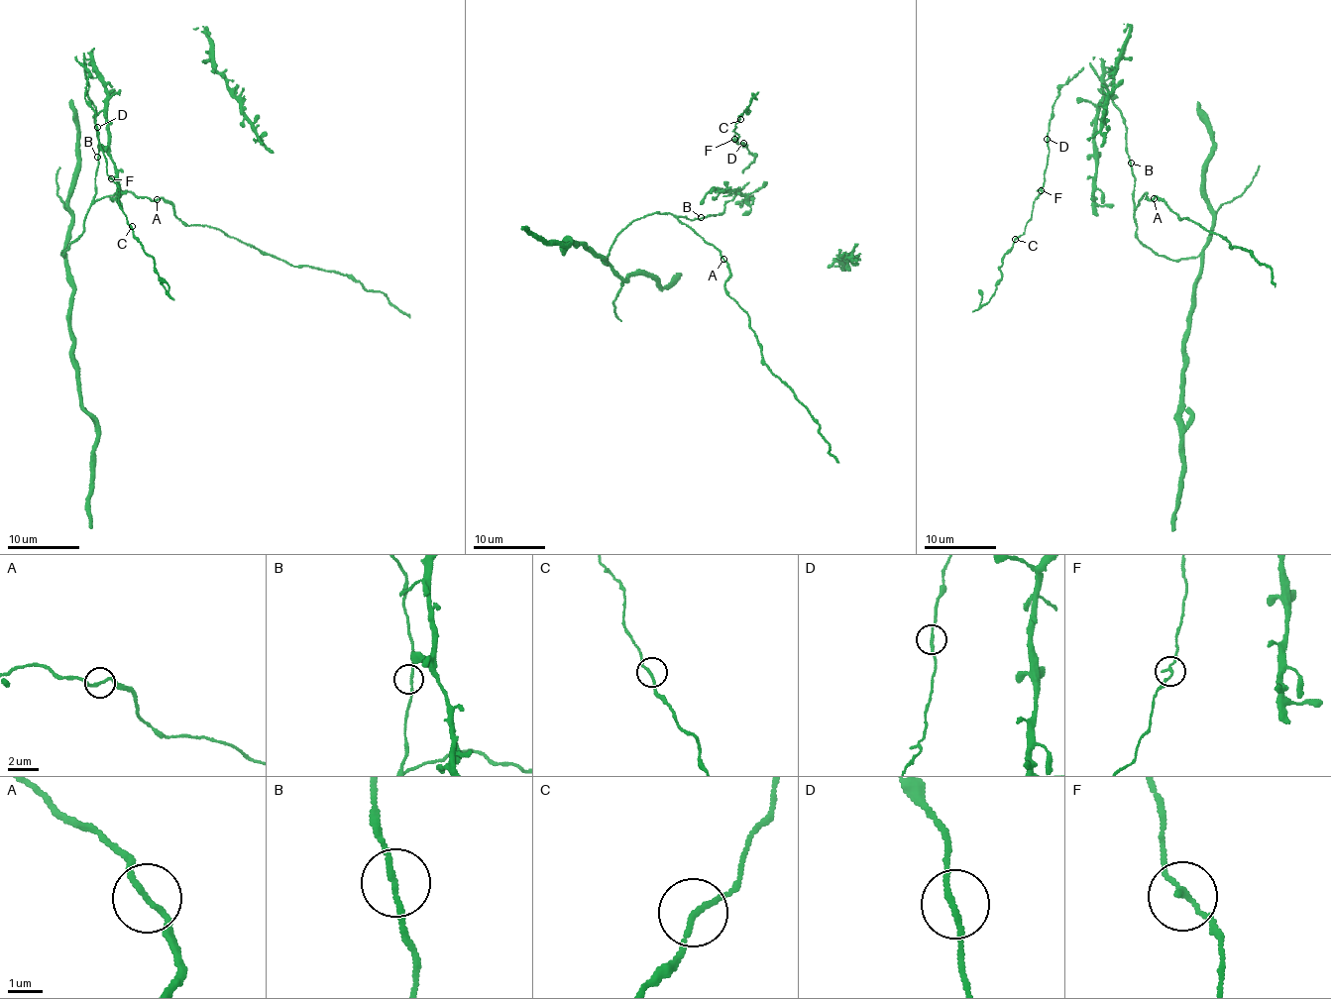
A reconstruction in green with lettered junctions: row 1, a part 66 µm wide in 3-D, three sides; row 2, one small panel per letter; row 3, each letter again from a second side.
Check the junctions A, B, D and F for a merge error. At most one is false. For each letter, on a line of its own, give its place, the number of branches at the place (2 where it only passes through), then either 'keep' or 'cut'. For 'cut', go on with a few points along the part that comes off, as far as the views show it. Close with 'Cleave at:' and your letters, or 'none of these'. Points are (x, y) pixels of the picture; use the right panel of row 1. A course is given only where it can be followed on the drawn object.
A: (1154, 198) | 2 | keep
B: (1131, 163) | 2 | keep
D: (1047, 139) | 2 | keep
F: (1041, 190) | 2 | keep
Cleave at: none of these

